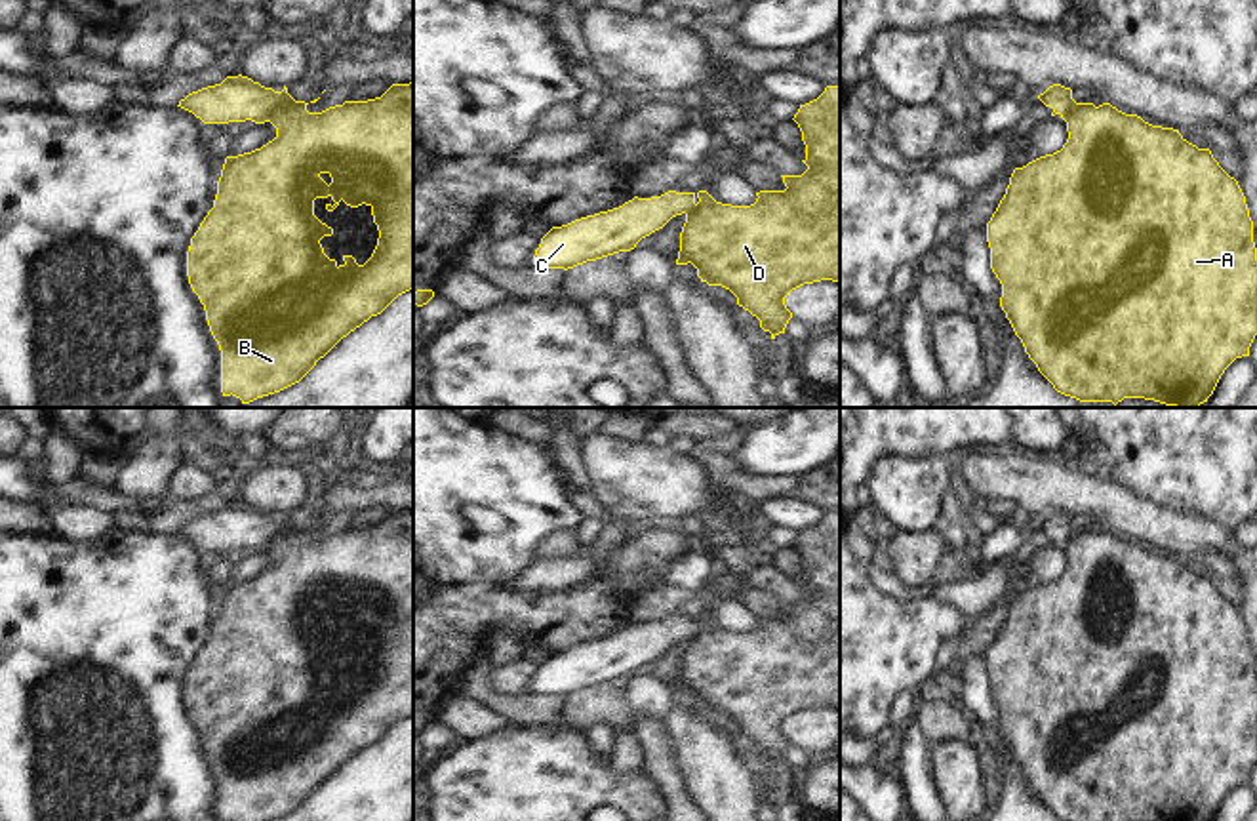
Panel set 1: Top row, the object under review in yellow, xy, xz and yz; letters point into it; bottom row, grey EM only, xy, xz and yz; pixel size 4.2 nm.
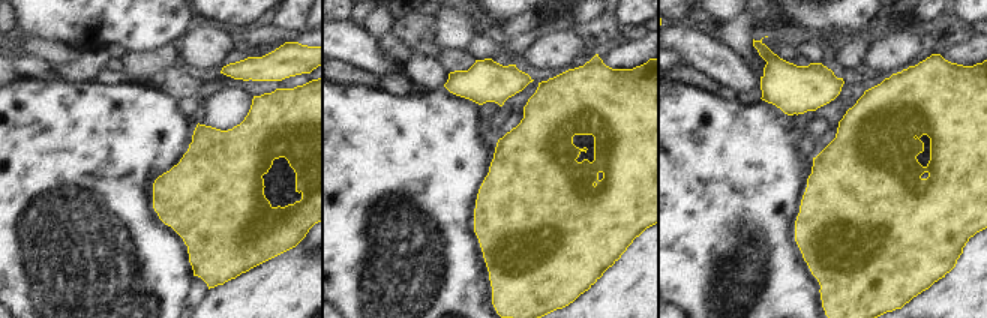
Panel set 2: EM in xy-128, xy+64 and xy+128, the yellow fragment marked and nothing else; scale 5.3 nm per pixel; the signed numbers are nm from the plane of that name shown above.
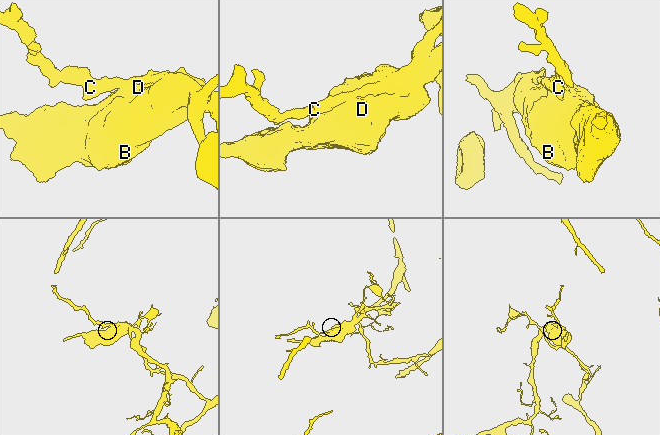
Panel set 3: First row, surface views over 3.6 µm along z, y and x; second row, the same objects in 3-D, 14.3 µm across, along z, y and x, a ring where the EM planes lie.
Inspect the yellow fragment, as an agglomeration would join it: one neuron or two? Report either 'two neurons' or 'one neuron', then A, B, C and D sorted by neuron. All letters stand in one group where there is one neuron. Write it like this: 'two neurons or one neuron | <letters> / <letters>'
two neurons | A B D / C

